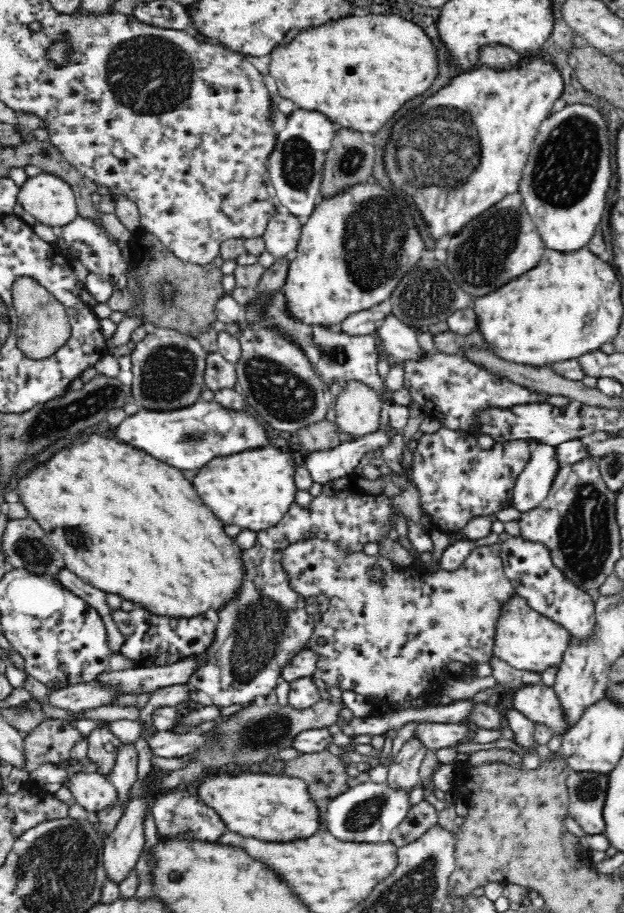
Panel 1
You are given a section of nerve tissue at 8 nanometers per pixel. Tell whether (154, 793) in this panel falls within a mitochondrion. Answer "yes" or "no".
no

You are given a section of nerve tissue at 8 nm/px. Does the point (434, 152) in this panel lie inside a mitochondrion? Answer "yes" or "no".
yes

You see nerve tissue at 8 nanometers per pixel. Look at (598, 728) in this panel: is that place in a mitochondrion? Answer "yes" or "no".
no

